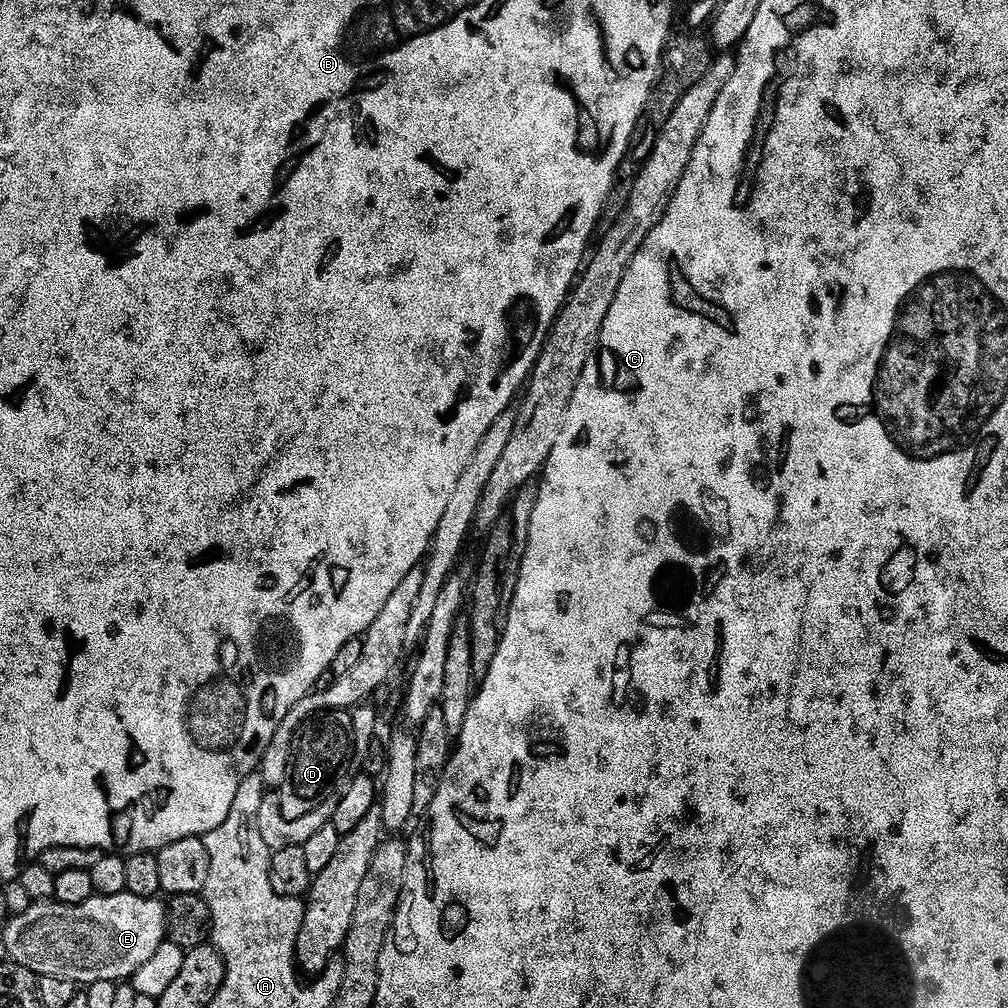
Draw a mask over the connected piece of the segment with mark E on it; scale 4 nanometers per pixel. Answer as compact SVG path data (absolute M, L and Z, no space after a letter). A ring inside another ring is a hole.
M129 892L113 896L91 896L78 906L55 902L34 902L30 910L12 916L3 925L2 939L6 942L8 960L30 970L36 977L53 976L73 980L78 986L94 982L128 982L166 942L168 934L168 909L163 899L138 898Z

